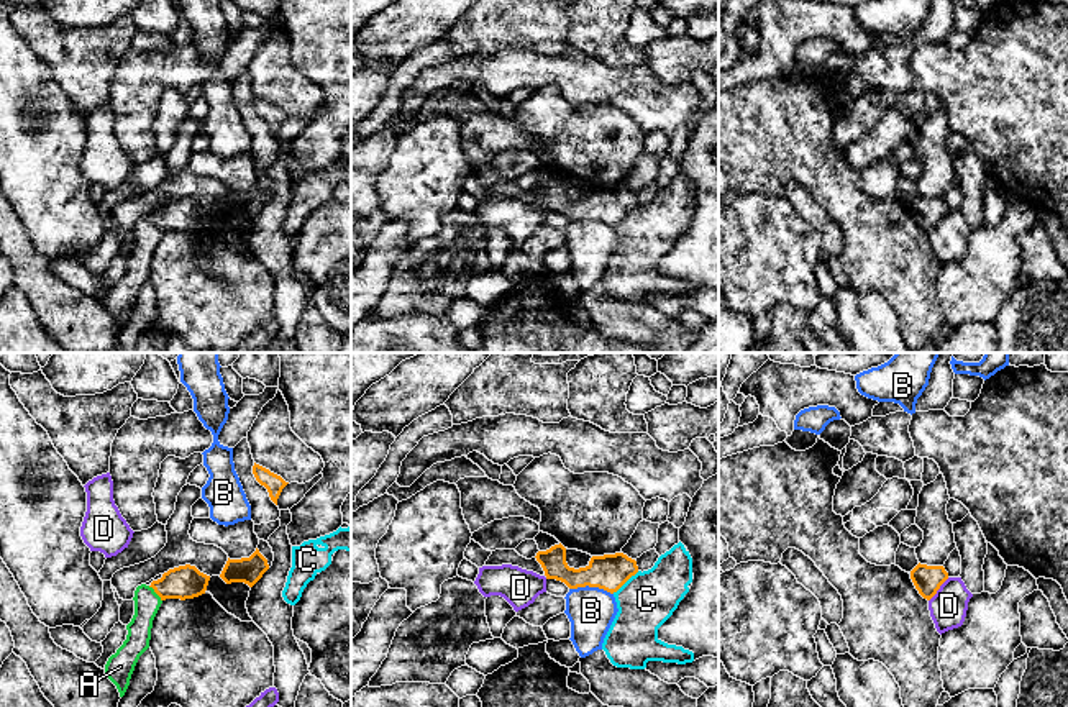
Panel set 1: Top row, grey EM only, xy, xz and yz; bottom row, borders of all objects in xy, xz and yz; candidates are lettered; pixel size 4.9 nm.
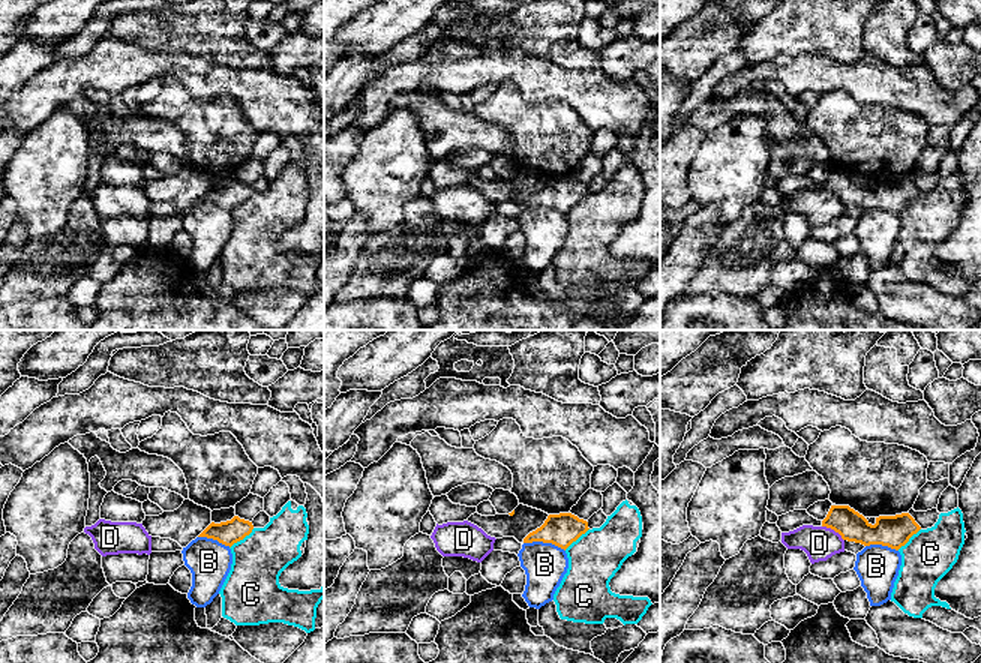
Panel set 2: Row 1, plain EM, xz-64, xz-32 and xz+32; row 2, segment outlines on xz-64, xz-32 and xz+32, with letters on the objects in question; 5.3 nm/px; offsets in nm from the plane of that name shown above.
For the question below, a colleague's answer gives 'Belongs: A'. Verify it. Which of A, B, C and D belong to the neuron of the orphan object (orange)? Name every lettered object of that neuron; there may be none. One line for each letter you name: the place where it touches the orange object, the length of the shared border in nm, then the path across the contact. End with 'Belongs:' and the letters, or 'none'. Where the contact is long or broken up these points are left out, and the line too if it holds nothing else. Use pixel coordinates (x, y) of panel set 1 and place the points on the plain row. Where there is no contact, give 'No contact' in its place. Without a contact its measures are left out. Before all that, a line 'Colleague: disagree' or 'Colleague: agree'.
Colleague: disagree
Belongs: none

